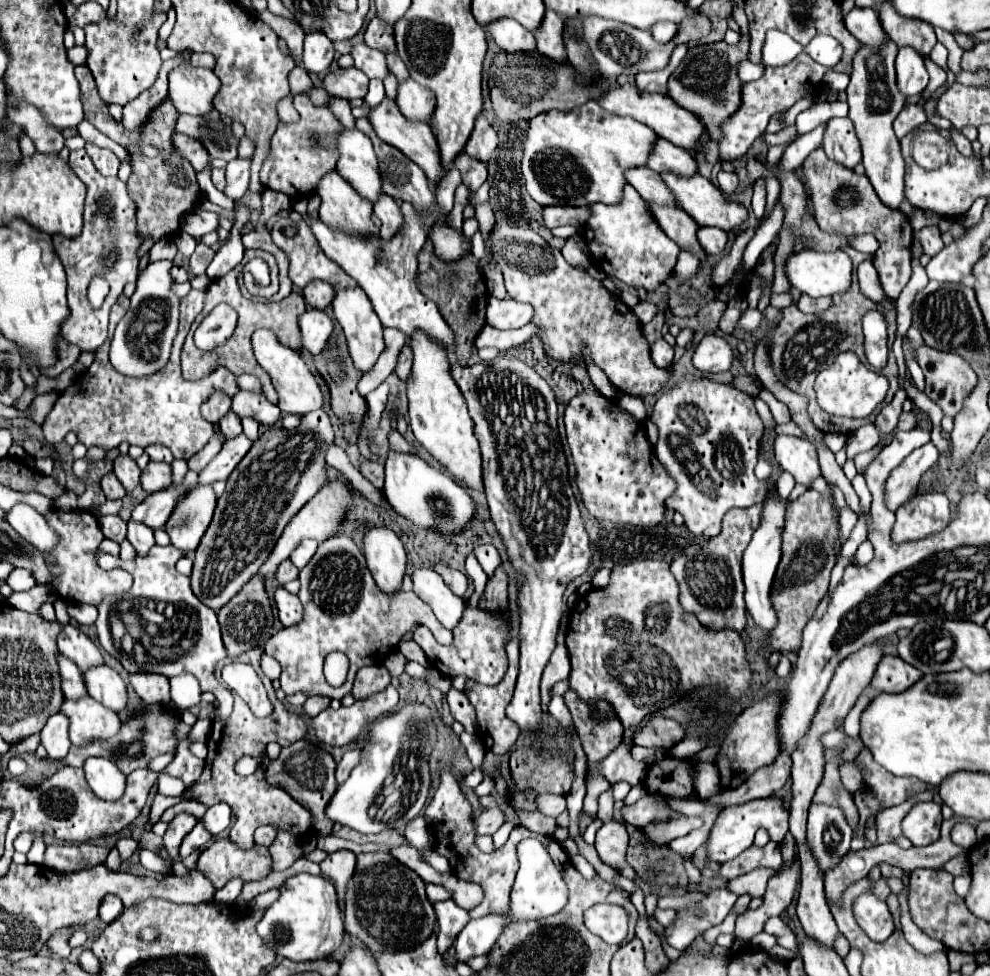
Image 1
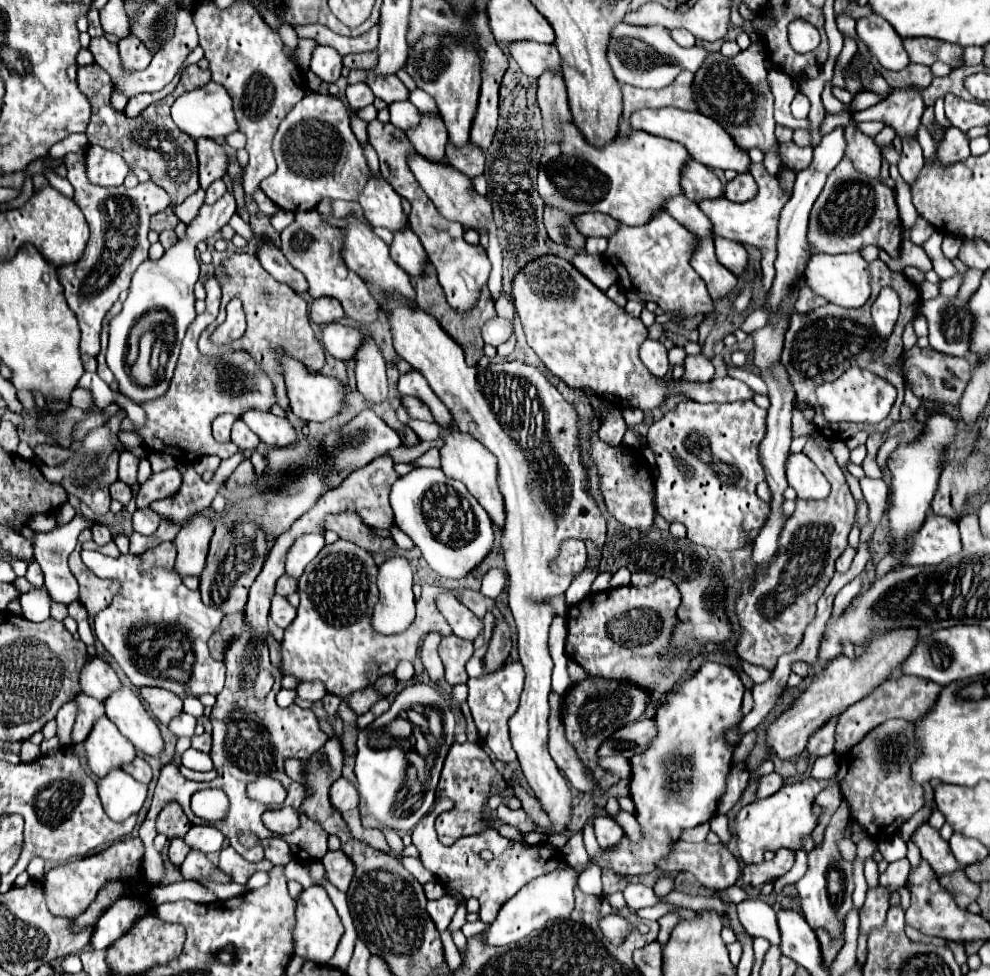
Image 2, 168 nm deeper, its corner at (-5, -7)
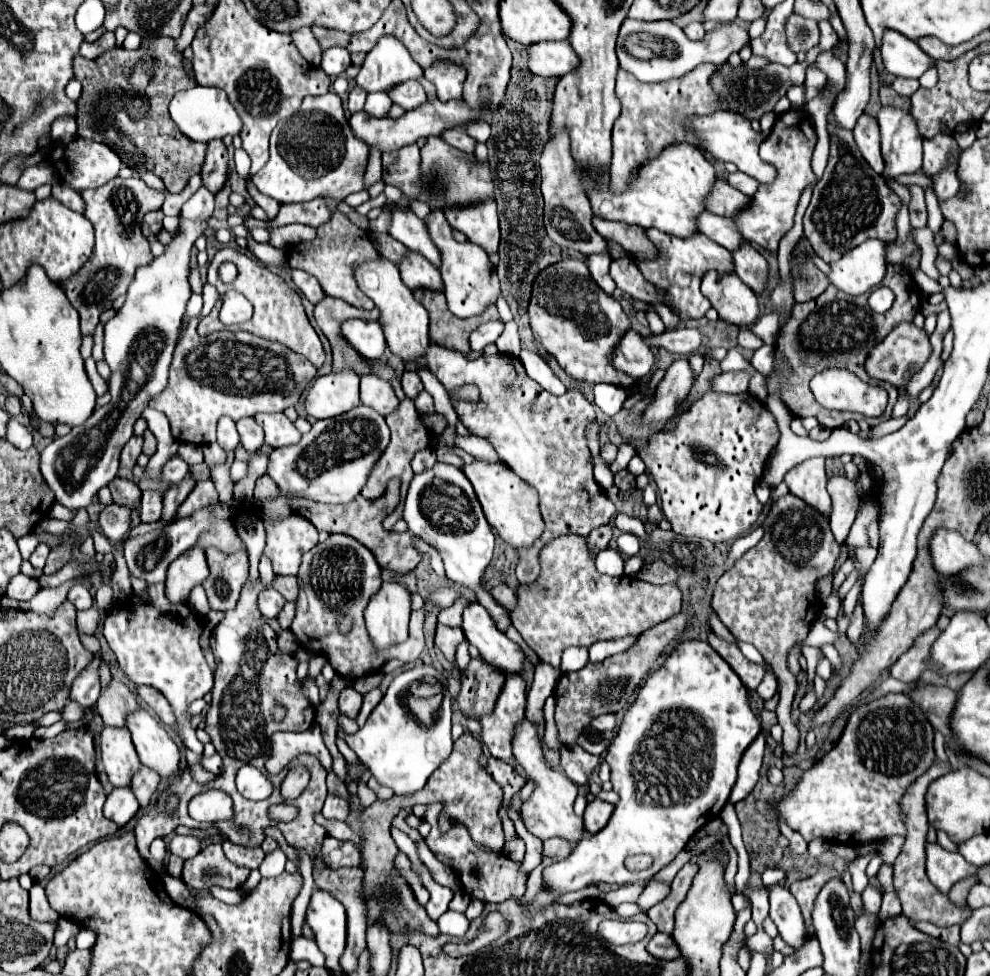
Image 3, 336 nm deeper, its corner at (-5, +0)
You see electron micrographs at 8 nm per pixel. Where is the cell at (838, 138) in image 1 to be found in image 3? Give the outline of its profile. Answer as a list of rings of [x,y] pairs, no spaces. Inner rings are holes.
[[[863,114],[857,120],[857,126],[853,128],[855,142],[859,146],[859,152],[869,162],[869,166],[881,174],[883,172],[883,158],[881,158],[881,140],[879,140],[879,124],[873,116]]]

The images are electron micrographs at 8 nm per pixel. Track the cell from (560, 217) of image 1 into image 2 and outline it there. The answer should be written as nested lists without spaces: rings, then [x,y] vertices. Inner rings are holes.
[[[603,213],[577,215],[575,225],[585,237],[611,237],[611,233],[617,233],[619,229],[619,223],[613,217],[607,217]]]

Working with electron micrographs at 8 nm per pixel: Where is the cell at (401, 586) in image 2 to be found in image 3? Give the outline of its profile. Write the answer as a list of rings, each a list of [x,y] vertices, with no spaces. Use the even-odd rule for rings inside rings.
[[[395,578],[383,582],[381,590],[365,608],[367,632],[375,648],[389,648],[407,638],[411,616],[411,592]]]

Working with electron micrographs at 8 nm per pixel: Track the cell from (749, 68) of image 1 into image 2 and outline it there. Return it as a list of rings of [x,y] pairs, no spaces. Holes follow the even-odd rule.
[[[775,69],[769,71],[769,81],[771,81],[771,91],[775,95],[775,121],[791,129],[807,129],[809,127],[807,118],[797,120],[791,117],[790,105],[798,92],[799,83]]]

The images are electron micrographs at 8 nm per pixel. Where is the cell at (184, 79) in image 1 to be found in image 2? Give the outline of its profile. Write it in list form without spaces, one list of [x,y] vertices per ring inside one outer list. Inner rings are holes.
[[[209,81],[207,85],[195,89],[195,91],[189,91],[189,93],[183,93],[181,97],[177,97],[175,103],[171,105],[171,119],[183,133],[187,133],[193,139],[201,139],[201,137],[219,139],[219,137],[227,137],[229,133],[237,131],[231,97],[223,89],[223,85],[215,85],[213,81]]]

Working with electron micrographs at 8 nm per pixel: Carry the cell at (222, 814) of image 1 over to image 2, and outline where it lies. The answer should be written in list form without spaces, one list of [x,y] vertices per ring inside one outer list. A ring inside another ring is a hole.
[[[199,825],[199,827],[191,827],[189,833],[183,837],[183,841],[195,849],[195,851],[201,851],[201,853],[213,853],[213,851],[219,851],[225,837],[221,831],[217,831],[215,827],[209,827],[209,825]]]

